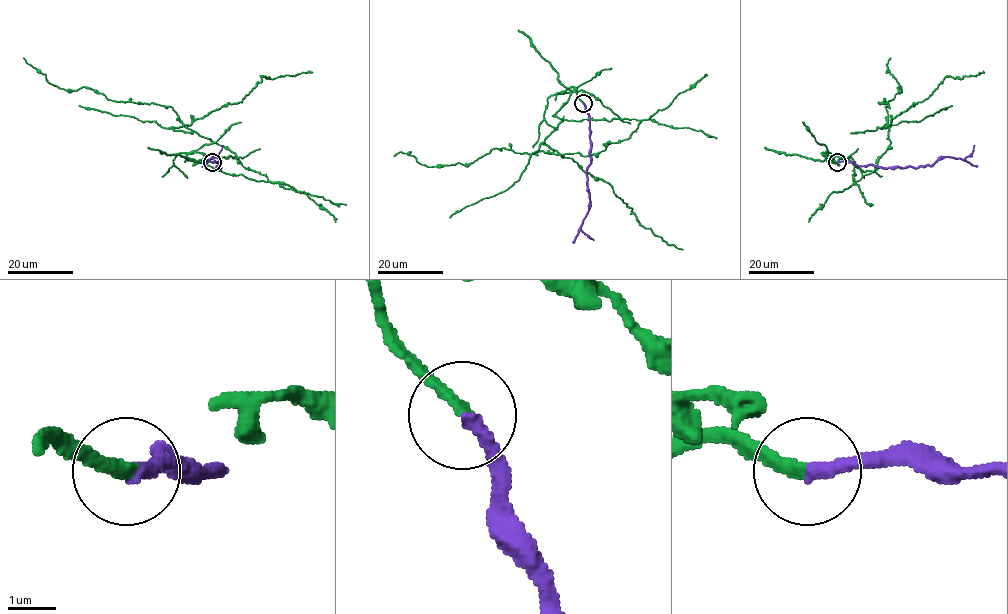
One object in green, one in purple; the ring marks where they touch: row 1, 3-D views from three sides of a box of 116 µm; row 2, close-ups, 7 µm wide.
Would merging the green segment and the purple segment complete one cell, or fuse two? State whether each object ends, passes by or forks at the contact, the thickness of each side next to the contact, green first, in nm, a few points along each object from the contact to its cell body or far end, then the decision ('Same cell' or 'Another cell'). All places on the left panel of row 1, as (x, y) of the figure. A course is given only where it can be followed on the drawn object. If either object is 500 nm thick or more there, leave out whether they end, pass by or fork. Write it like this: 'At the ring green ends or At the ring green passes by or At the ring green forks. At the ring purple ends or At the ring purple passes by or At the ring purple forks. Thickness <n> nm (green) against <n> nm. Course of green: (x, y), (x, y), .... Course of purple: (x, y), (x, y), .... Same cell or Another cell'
At the ring green ends. At the ring purple ends. Thickness 280 nm (green) against 320 nm. Course of green: (212, 162), (184, 156), (269, 181), (187, 128), (171, 107), (109, 100), (85, 87), (60, 89), (24, 58). Course of purple: (212, 162), (218, 162), (220, 167), (216, 167), (219, 160), (217, 157), (210, 159), (223, 145). Another cell

